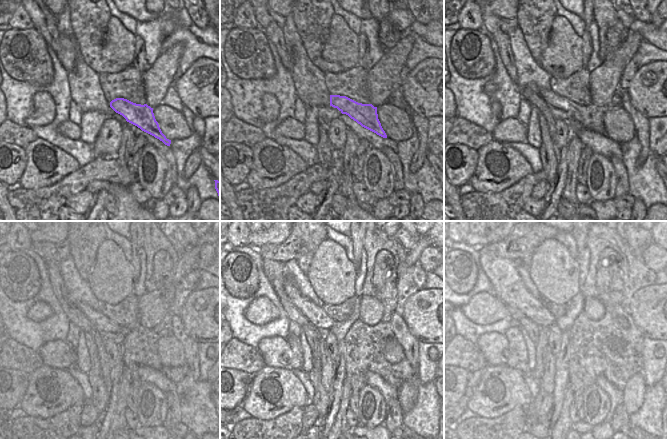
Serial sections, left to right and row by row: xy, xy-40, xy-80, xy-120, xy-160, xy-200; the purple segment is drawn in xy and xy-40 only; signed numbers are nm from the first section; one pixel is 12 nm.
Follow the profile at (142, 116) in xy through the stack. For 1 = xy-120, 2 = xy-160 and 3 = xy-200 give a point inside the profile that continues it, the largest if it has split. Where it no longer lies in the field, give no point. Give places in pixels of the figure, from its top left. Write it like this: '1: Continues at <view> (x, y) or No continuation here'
1: Continues at xy-120 (101, 322)
2: Continues at xy-160 (316, 315)
3: Continues at xy-200 (502, 273).

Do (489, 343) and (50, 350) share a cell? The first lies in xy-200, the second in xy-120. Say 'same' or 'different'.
same

